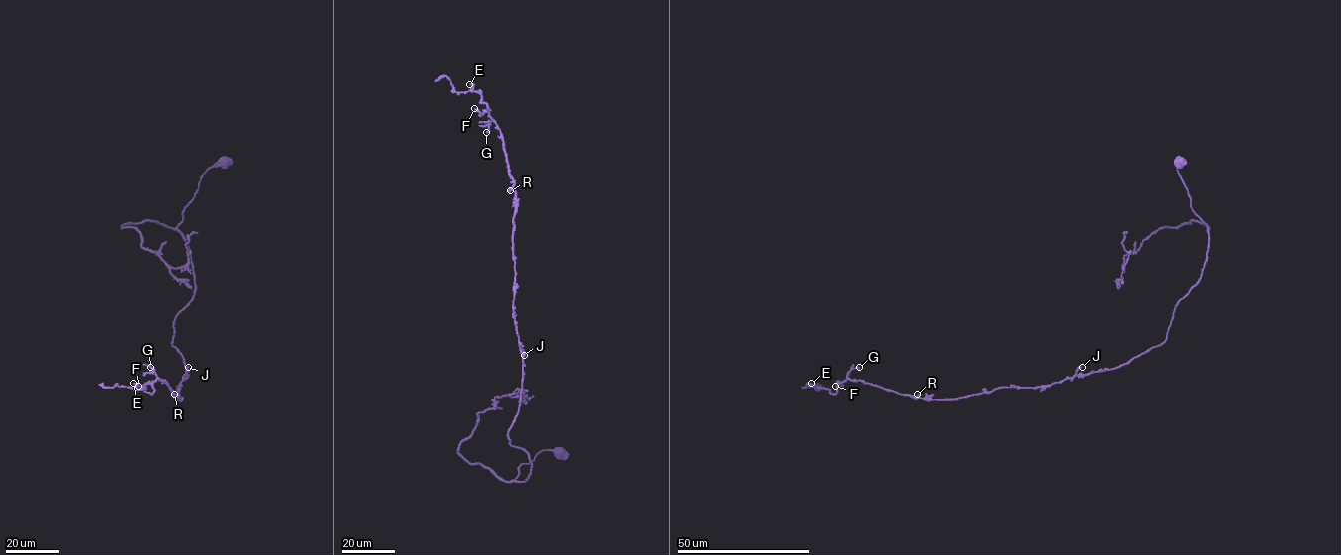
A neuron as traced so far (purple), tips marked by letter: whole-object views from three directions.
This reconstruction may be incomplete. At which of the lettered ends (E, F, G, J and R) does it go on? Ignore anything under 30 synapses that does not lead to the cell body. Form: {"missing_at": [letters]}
{"missing_at": []}

